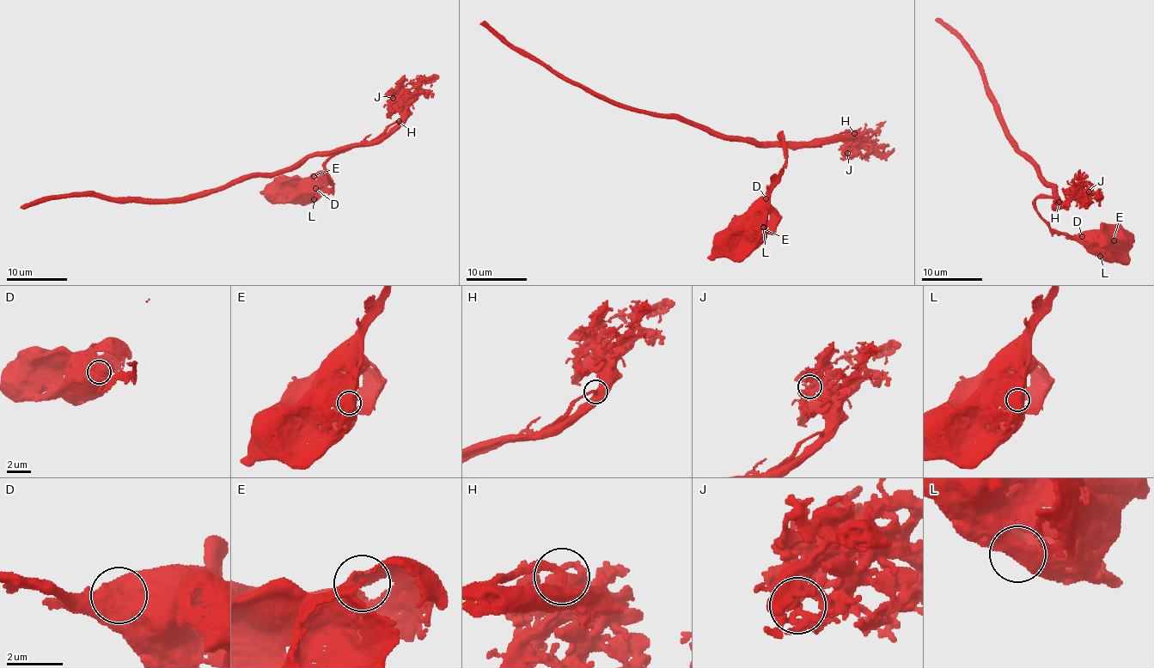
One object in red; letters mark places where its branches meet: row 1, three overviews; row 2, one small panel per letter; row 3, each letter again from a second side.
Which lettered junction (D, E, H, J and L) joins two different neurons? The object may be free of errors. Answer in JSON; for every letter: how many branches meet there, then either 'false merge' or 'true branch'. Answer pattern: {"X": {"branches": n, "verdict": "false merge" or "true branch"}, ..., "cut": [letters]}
{"D": {"branches": 2, "verdict": "true branch"}, "E": {"branches": 3, "verdict": "true branch"}, "H": {"branches": 3, "verdict": "true branch"}, "J": {"branches": 3, "verdict": "true branch"}, "L": {"branches": 1, "verdict": "true branch"}, "cut": []}

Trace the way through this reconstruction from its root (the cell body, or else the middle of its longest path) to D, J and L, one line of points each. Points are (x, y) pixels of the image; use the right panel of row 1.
D: (1116, 243), (1107, 245), (1082, 236)
J: (1116, 243), (1104, 245), (1057, 231), (1035, 207), (1037, 198), (1053, 196), (1055, 210), (1089, 191)
L: (1116, 243), (1100, 251), (1100, 256)

